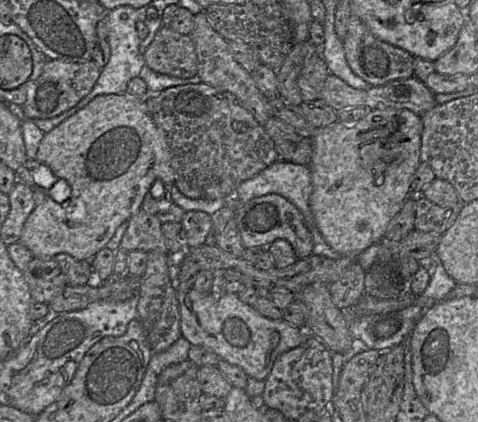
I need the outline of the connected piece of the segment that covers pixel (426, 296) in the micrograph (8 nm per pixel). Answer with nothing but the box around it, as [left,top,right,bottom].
[413,256,457,312]

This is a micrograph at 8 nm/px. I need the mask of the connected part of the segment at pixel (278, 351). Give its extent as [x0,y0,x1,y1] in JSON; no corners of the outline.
[176,288,313,380]

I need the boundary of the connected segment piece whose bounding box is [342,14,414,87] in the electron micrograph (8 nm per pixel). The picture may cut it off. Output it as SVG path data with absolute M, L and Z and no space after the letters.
M351 14L343 48L351 70L371 86L382 86L398 79L414 76L414 56L409 52L375 37L362 20Z

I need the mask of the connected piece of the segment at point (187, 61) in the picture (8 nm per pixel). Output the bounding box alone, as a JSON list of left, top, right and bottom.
[144,25,198,78]

